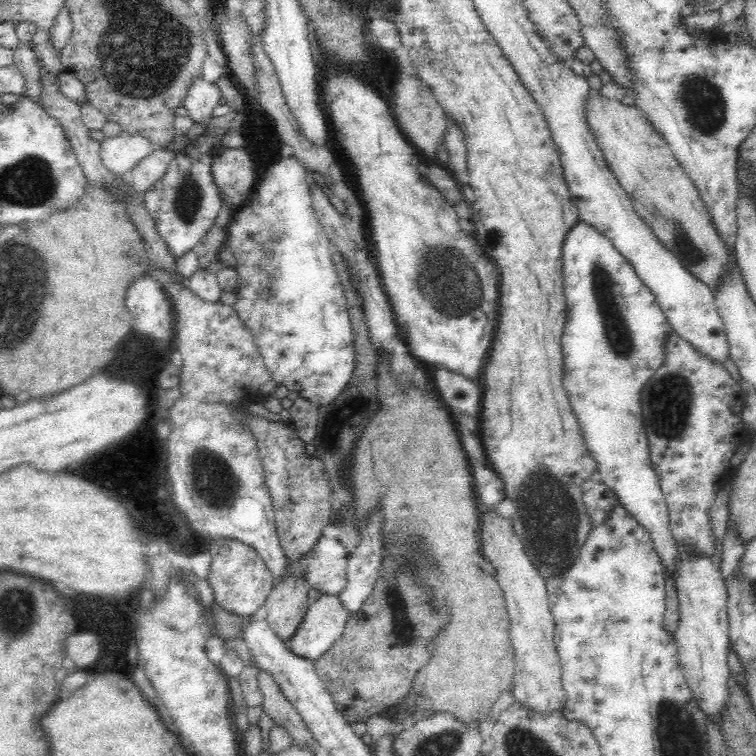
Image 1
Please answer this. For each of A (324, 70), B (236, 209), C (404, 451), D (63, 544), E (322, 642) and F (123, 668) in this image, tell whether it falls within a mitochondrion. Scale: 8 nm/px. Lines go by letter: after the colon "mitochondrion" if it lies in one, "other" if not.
A: other
B: other
C: other
D: other
E: other
F: other

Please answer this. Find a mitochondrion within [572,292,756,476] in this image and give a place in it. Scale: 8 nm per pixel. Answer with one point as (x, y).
(670, 397)

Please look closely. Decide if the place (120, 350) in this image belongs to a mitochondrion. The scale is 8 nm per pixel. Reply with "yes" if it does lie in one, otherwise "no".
yes

